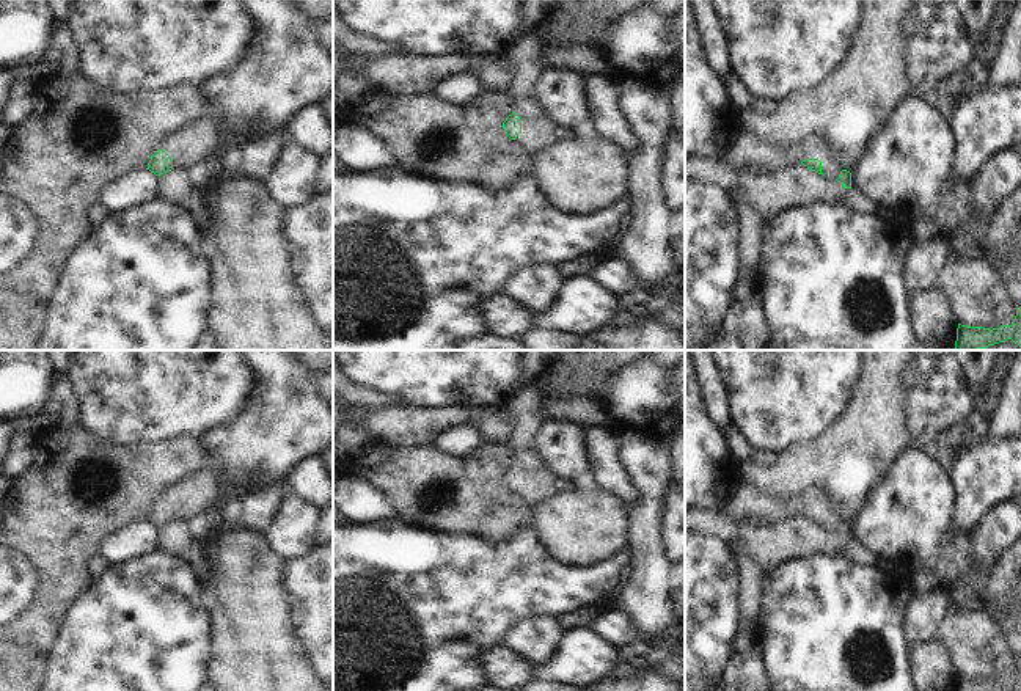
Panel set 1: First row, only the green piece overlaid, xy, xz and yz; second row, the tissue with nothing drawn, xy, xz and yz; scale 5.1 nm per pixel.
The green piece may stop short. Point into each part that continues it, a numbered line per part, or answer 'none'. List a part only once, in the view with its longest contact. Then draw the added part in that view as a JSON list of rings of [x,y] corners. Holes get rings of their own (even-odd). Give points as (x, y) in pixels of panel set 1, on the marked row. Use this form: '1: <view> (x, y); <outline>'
1: yz (746, 148); [[[741,129],[721,157],[723,162],[735,170],[754,165],[762,168],[763,173],[776,173],[809,159],[822,162],[822,173],[826,177],[839,177],[842,166],[831,154],[825,138],[818,135],[811,135],[789,148],[782,148],[765,143],[756,133]]]

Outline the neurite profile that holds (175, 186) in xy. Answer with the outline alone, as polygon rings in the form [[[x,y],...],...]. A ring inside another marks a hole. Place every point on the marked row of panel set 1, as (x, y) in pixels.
[[[171,170],[160,174],[159,198],[174,206],[185,207],[192,195],[192,181],[187,170]]]

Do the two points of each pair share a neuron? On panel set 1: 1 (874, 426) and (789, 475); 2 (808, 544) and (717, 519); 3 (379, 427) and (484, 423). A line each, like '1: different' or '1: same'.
1: same
2: same
3: same

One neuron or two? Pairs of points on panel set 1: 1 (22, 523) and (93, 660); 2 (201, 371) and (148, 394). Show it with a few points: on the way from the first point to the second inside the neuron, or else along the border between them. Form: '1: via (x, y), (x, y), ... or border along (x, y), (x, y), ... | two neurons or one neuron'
1: border along (91, 583), (69, 608), (54, 646) | two neurons
2: via (189, 371), (171, 371), (161, 382) | one neuron

